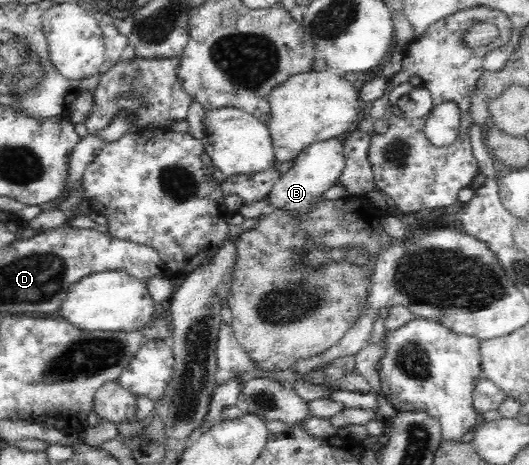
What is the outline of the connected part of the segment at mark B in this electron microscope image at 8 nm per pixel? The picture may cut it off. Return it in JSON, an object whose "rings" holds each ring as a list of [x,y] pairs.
{"rings":[[[333,138],[309,145],[295,158],[292,168],[271,188],[266,197],[270,202],[268,208],[283,211],[298,222],[308,218],[314,207],[325,201],[322,199],[322,194],[338,185],[338,179],[341,178],[342,171],[345,169],[343,138]]]}

